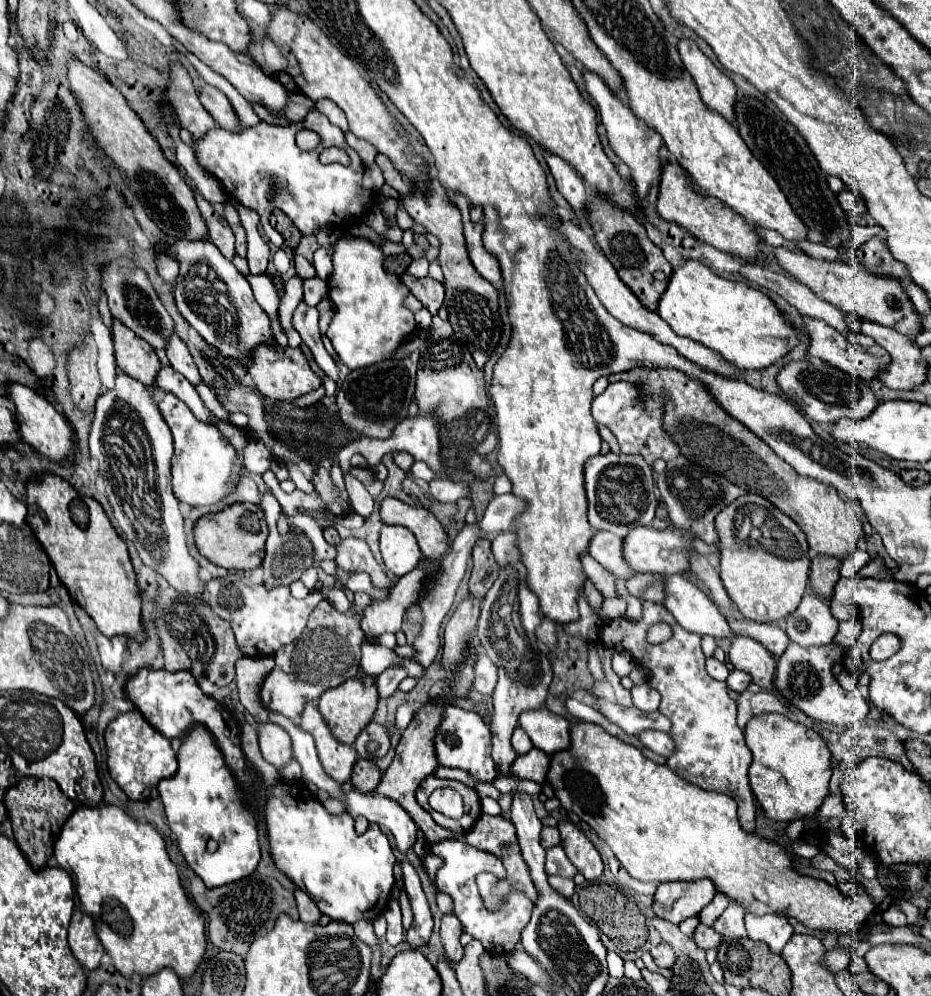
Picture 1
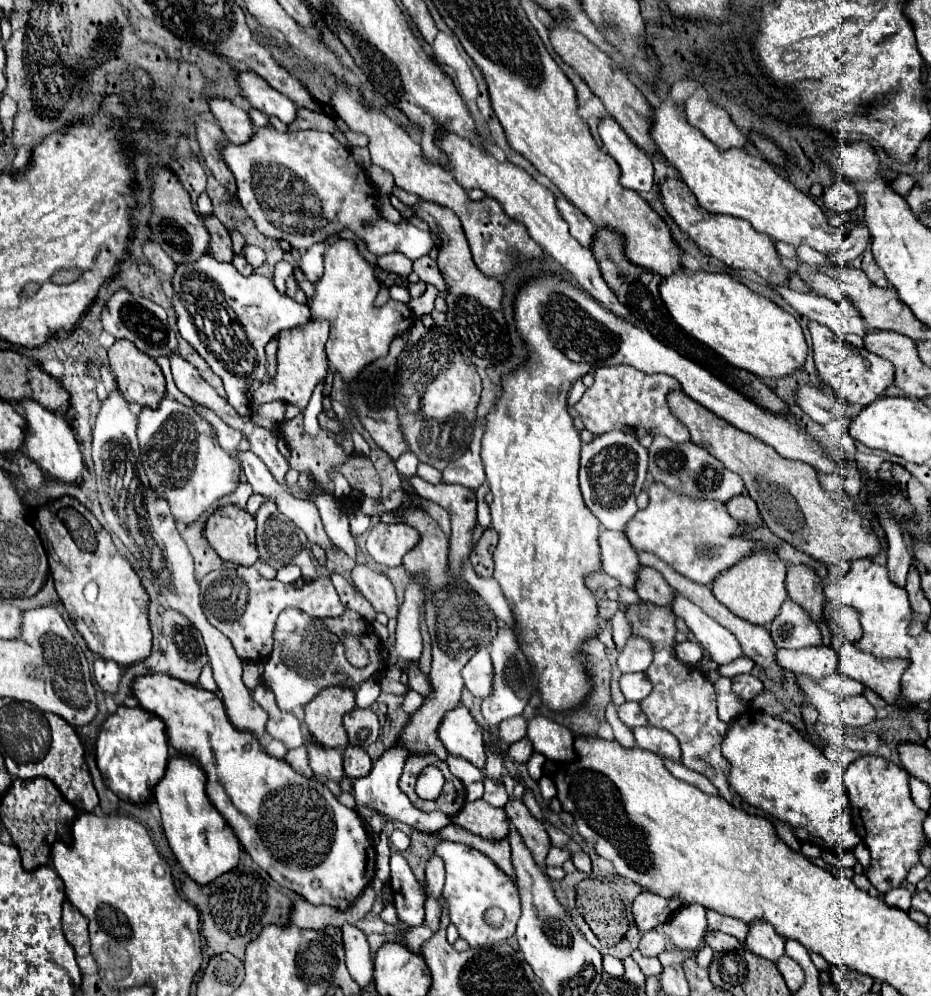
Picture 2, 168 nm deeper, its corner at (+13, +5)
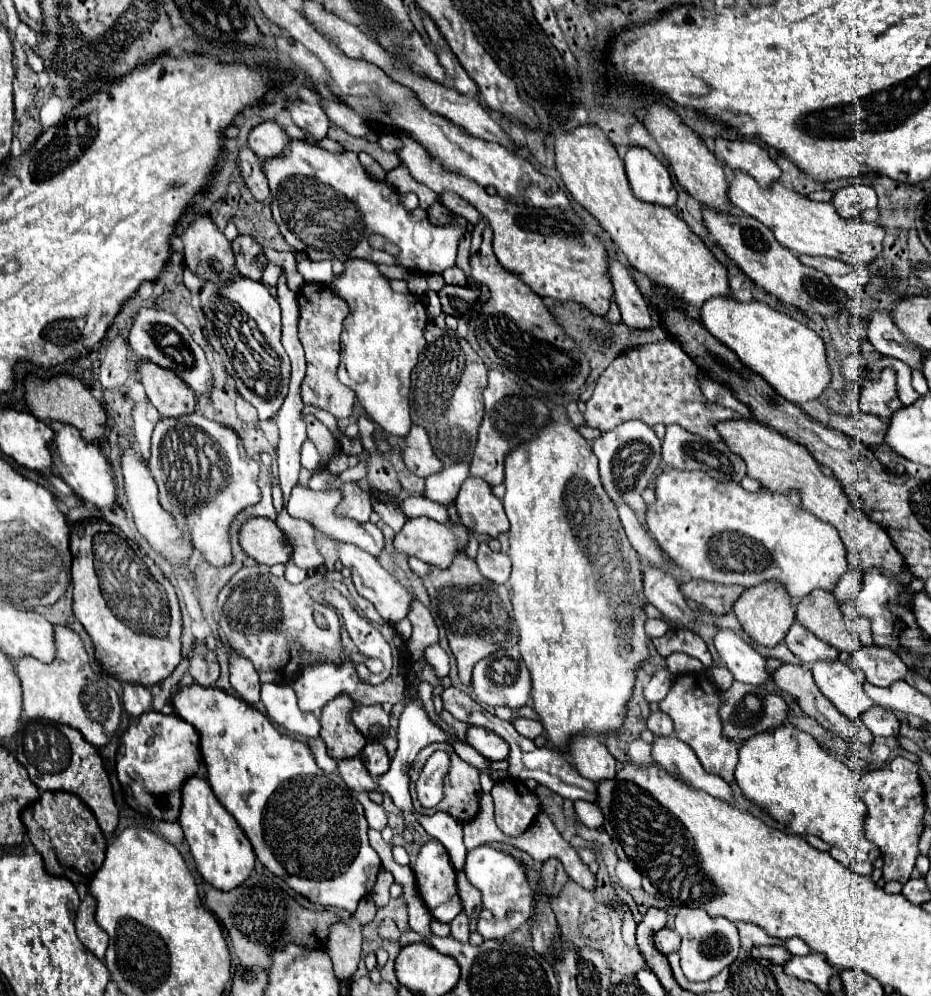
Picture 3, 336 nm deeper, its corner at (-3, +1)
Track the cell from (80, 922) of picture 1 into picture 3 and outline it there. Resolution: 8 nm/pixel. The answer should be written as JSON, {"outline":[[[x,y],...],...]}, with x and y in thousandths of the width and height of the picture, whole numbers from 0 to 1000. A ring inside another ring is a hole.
{"outline":[[[95,898],[82,916],[82,938],[84,938],[86,946],[99,958],[103,958],[107,964],[112,964],[112,956],[116,952],[116,938],[110,936],[101,924],[101,910],[103,910],[103,906]]]}

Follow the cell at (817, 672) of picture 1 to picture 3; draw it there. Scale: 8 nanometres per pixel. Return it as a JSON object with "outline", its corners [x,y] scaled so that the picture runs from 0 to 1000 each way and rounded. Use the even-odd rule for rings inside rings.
{"outline":[[[937,709],[932,715],[928,715],[924,723],[939,739],[962,739],[967,731],[962,717],[947,709]]]}

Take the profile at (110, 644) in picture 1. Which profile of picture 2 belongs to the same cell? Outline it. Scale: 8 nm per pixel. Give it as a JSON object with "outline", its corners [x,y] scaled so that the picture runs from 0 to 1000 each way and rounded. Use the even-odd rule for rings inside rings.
{"outline":[[[103,661],[103,665],[101,665],[101,681],[103,681],[103,685],[107,687],[107,691],[114,697],[125,697],[127,695],[129,679],[131,679],[131,671],[125,665]]]}

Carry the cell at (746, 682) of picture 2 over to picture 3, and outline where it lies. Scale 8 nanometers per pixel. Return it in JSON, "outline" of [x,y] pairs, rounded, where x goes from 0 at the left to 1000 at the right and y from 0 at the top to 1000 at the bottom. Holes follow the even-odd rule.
{"outline":[[[788,685],[784,693],[773,697],[773,703],[776,703],[773,721],[778,727],[778,739],[782,739],[793,747],[803,743],[806,739],[812,739],[816,735],[829,733],[831,729],[838,729],[846,715],[846,709],[838,697],[831,697],[821,689],[806,689],[797,685]]]}

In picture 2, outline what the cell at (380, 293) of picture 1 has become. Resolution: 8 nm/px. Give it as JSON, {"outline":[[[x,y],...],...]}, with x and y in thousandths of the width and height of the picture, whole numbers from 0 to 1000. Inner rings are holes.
{"outline":[[[359,243],[352,247],[350,255],[348,255],[348,277],[337,285],[337,297],[335,303],[331,305],[335,319],[352,319],[354,321],[354,339],[350,343],[350,357],[354,361],[354,367],[359,367],[359,371],[367,378],[369,386],[374,388],[378,382],[382,382],[382,378],[402,361],[410,359],[417,355],[417,347],[425,337],[432,337],[434,333],[440,331],[443,327],[443,313],[436,305],[425,303],[425,301],[417,301],[412,307],[404,309],[402,307],[402,299],[406,295],[406,281],[402,277],[402,269],[387,257],[387,253],[382,251],[380,243]]]}

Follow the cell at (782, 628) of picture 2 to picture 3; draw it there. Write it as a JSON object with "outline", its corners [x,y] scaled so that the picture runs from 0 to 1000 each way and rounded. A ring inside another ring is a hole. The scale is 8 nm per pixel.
{"outline":[[[853,622],[853,627],[846,633],[842,645],[849,651],[849,655],[855,661],[859,661],[861,665],[870,665],[872,667],[876,663],[898,663],[900,661],[900,653],[898,651],[894,651],[887,645],[883,645],[872,635],[868,635],[868,631],[864,631],[857,622]]]}

